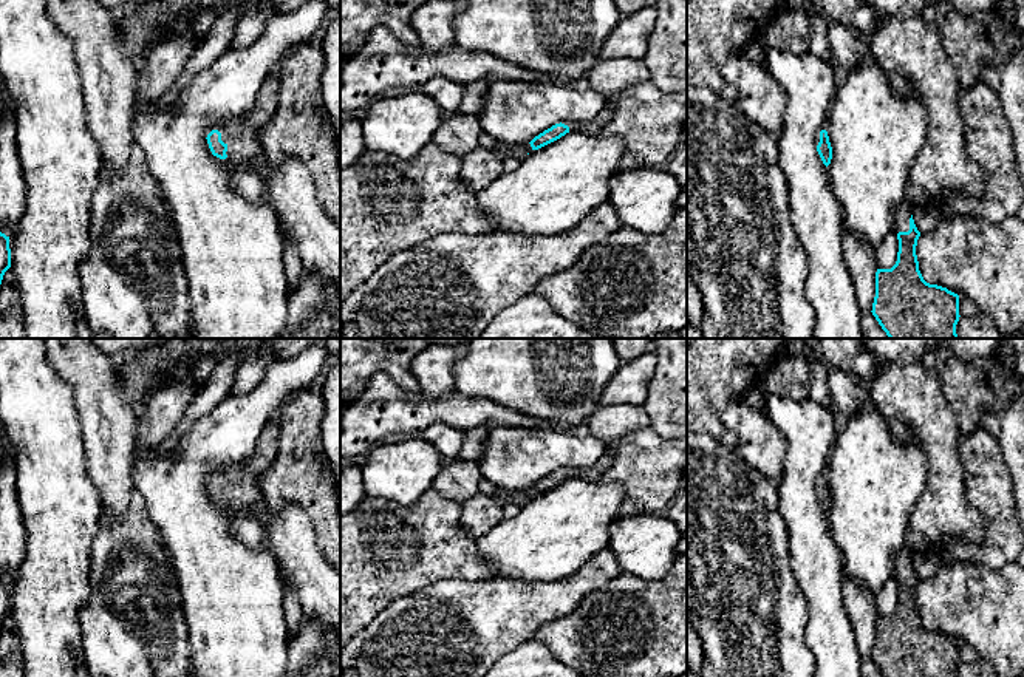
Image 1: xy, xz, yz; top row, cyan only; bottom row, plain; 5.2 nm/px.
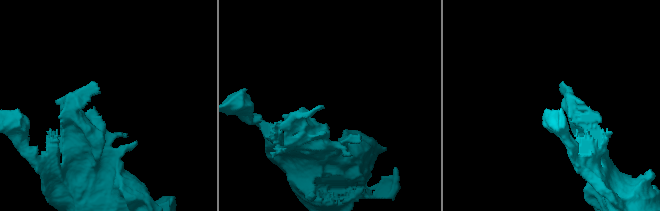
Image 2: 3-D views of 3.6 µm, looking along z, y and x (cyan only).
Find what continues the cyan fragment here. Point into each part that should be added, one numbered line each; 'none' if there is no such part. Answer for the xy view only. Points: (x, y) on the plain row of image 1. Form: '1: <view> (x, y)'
1: xy (242, 483)

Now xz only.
1: xz (594, 473)

